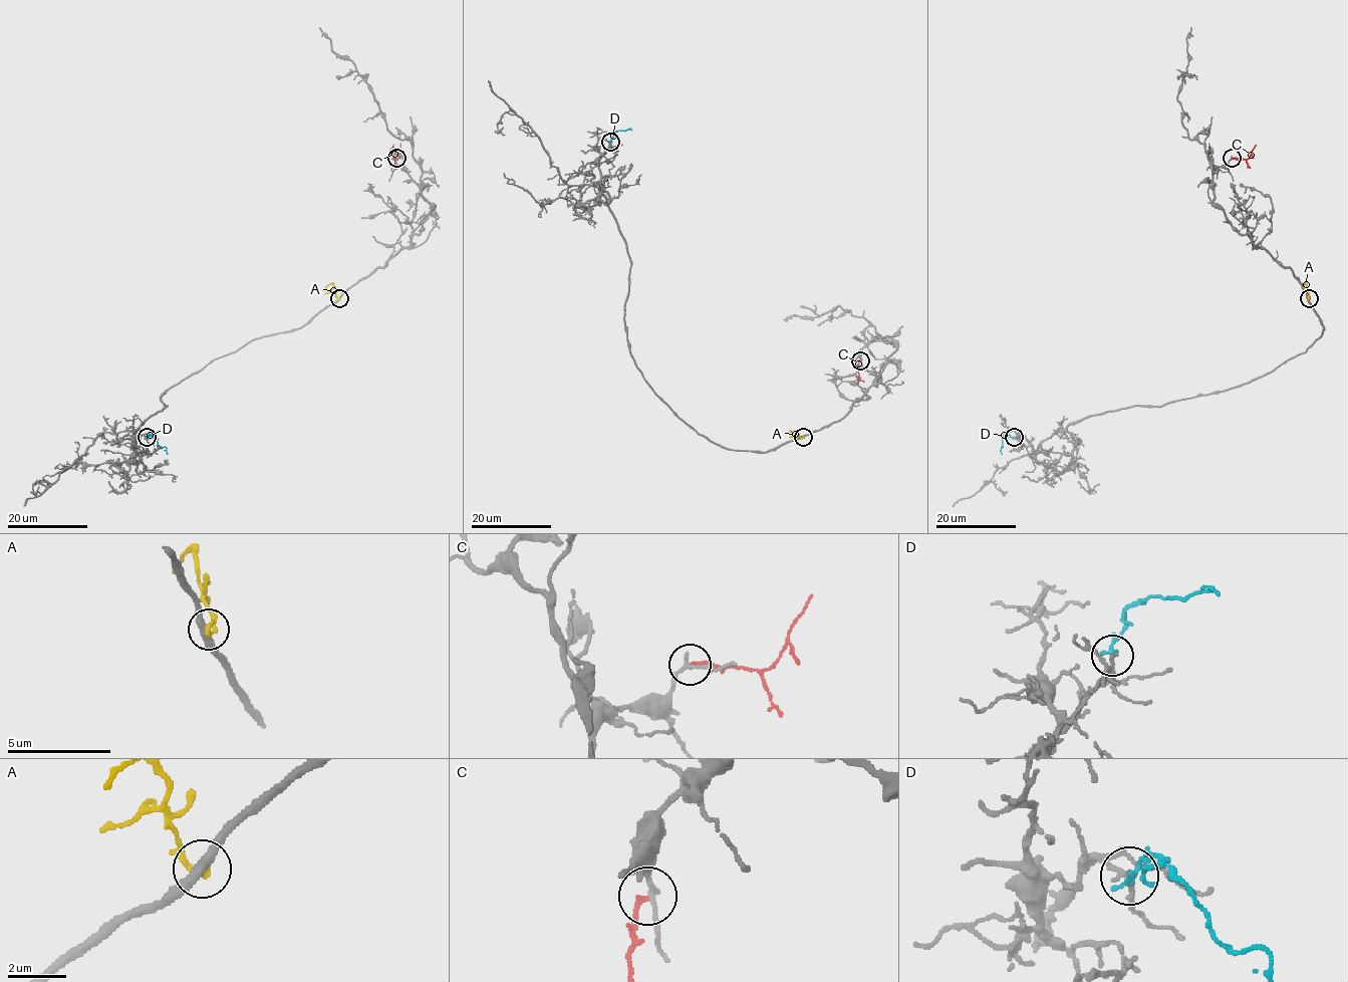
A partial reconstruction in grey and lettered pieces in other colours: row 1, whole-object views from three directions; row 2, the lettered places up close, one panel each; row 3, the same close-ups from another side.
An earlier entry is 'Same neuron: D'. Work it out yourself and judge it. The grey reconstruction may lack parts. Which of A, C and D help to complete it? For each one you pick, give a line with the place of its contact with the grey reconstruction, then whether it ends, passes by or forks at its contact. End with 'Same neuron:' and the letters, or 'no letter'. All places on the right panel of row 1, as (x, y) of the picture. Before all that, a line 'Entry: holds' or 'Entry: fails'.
Entry: holds
D: meets grey at (1014, 437); it ends there
Same neuron: D

